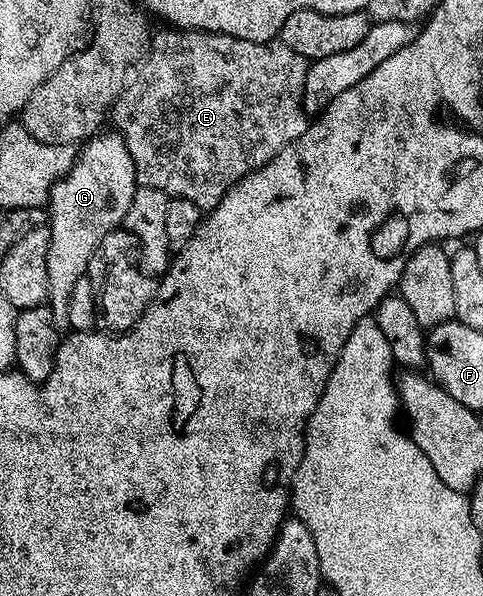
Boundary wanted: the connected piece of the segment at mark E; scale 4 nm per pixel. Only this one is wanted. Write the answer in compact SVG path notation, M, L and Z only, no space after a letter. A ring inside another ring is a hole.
M163 28L151 35L146 57L139 63L134 77L125 85L124 93L117 100L111 111L111 121L116 121L115 129L126 140L126 148L130 148L130 156L134 160L136 180L139 185L158 188L162 193L194 200L194 204L202 212L213 210L226 196L226 192L238 180L245 178L251 170L262 168L286 144L298 140L302 132L306 132L310 118L304 113L304 85L308 76L309 59L298 56L294 48L286 48L279 40L270 42L255 42L254 40L238 40L229 34L211 34L209 30L178 30Z

